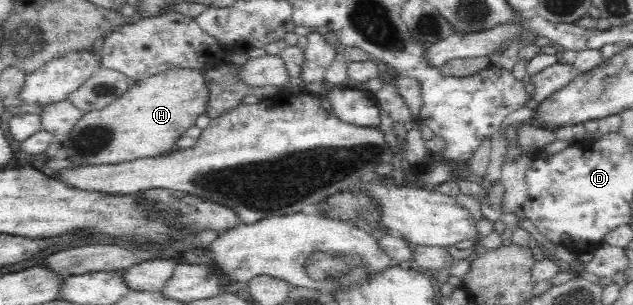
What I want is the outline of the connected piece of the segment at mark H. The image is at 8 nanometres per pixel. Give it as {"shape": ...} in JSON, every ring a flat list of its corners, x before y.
{"shape":[[169,69,140,79,110,105,101,110,83,112,76,125,63,137,59,157,78,166,118,164,136,159,157,157,176,149,177,139,195,124,196,118,205,113,205,103,209,98,209,89,205,83,203,69]]}

